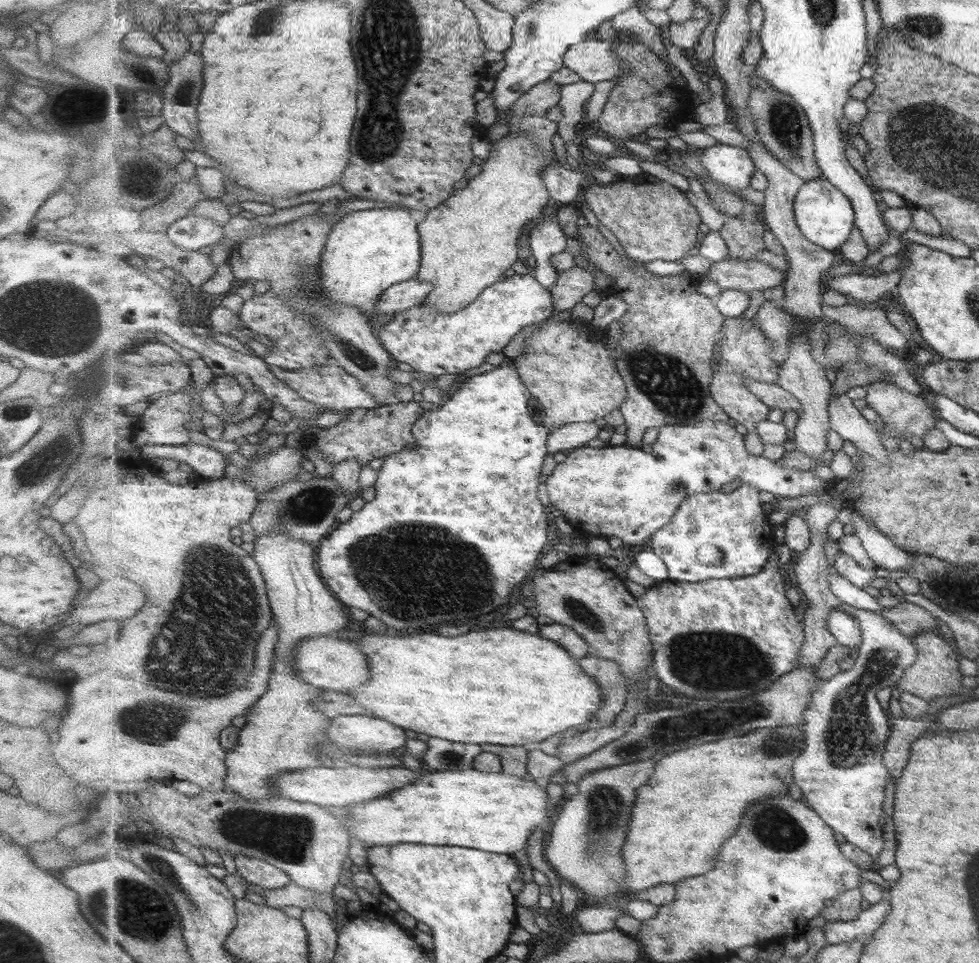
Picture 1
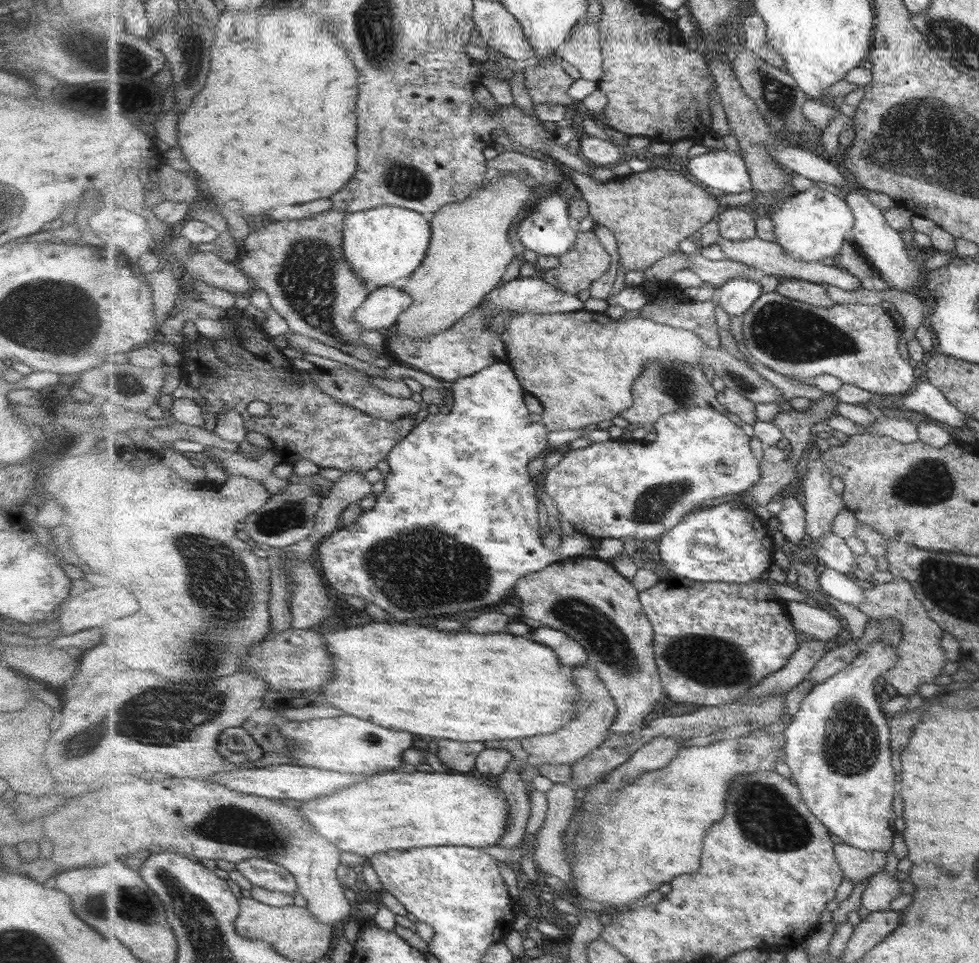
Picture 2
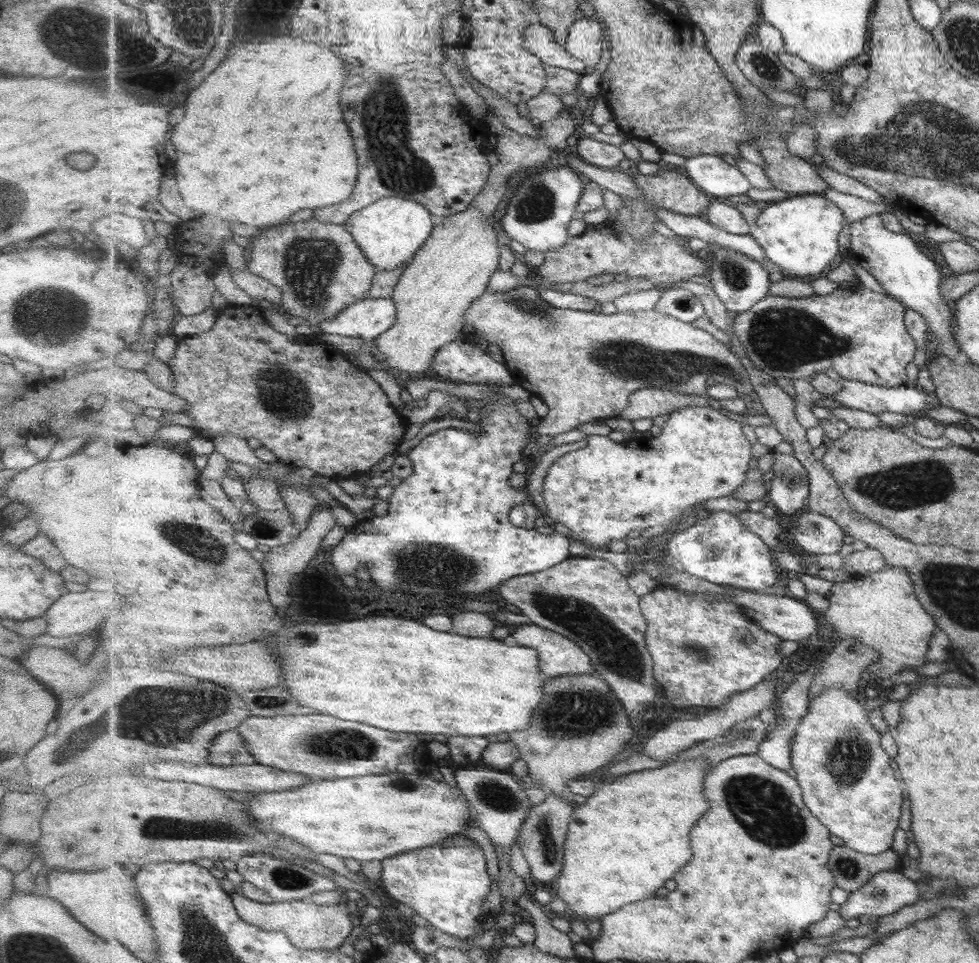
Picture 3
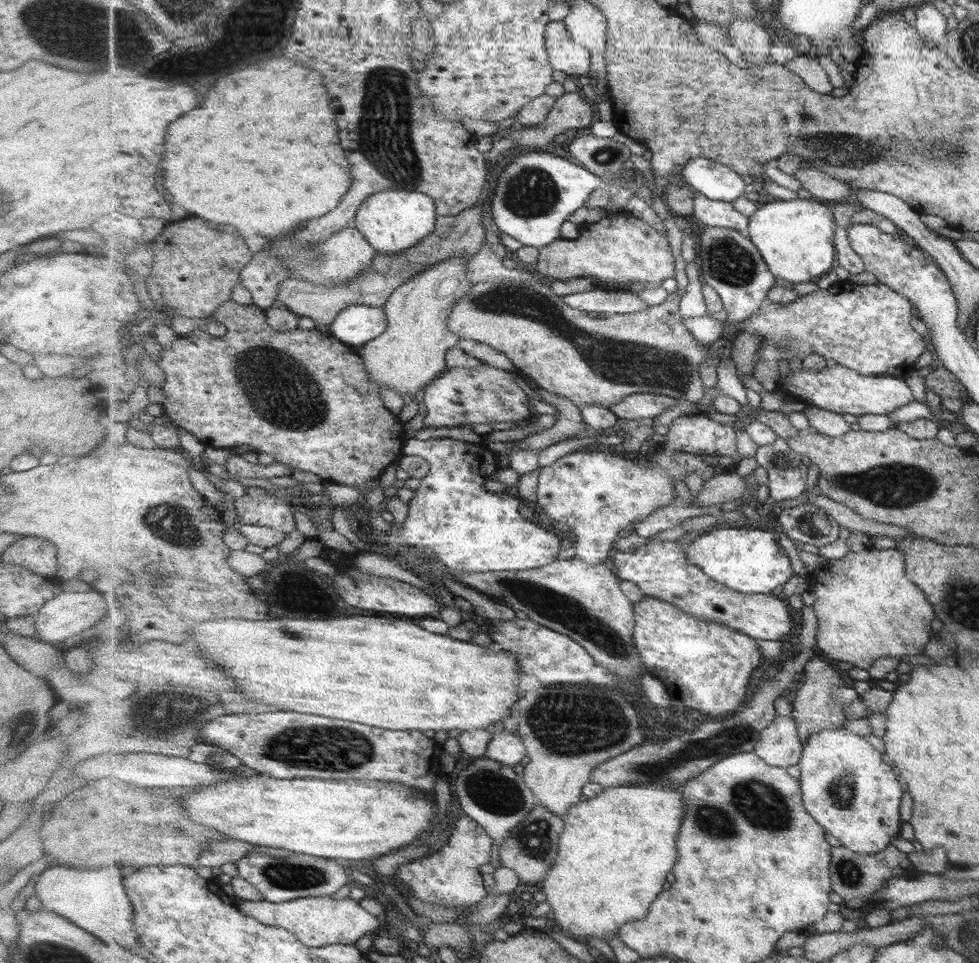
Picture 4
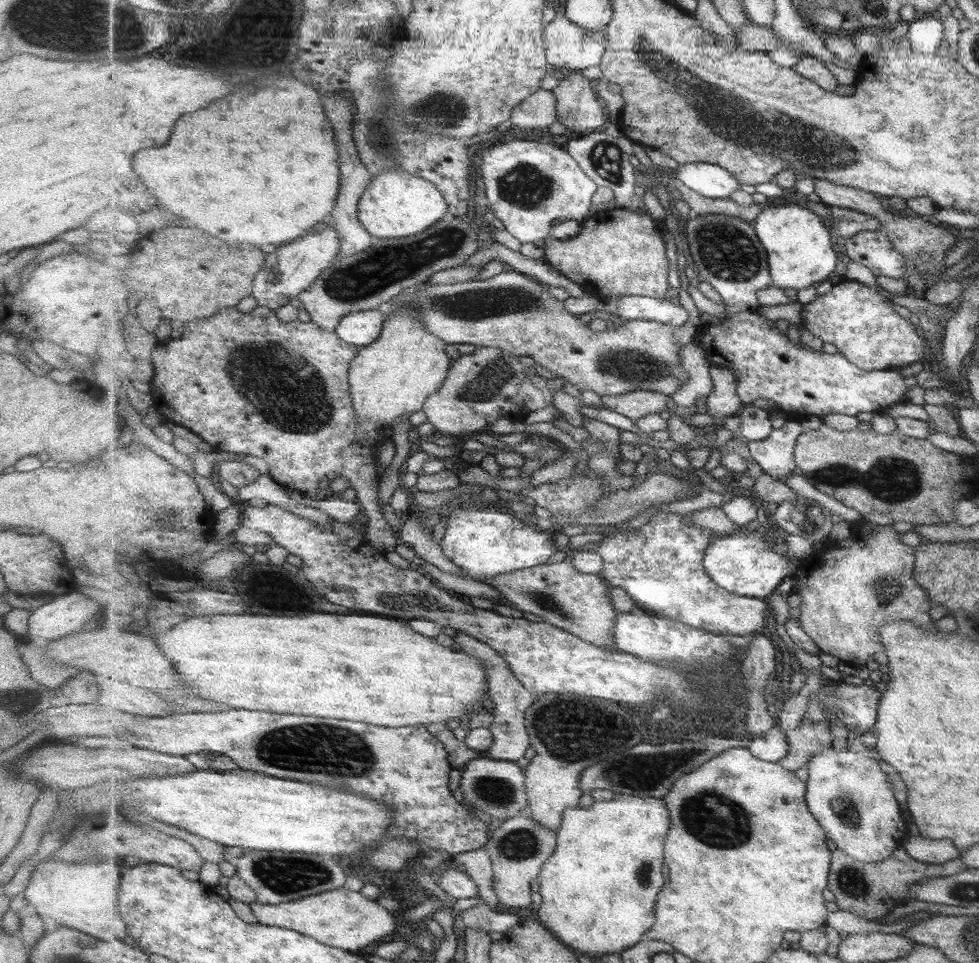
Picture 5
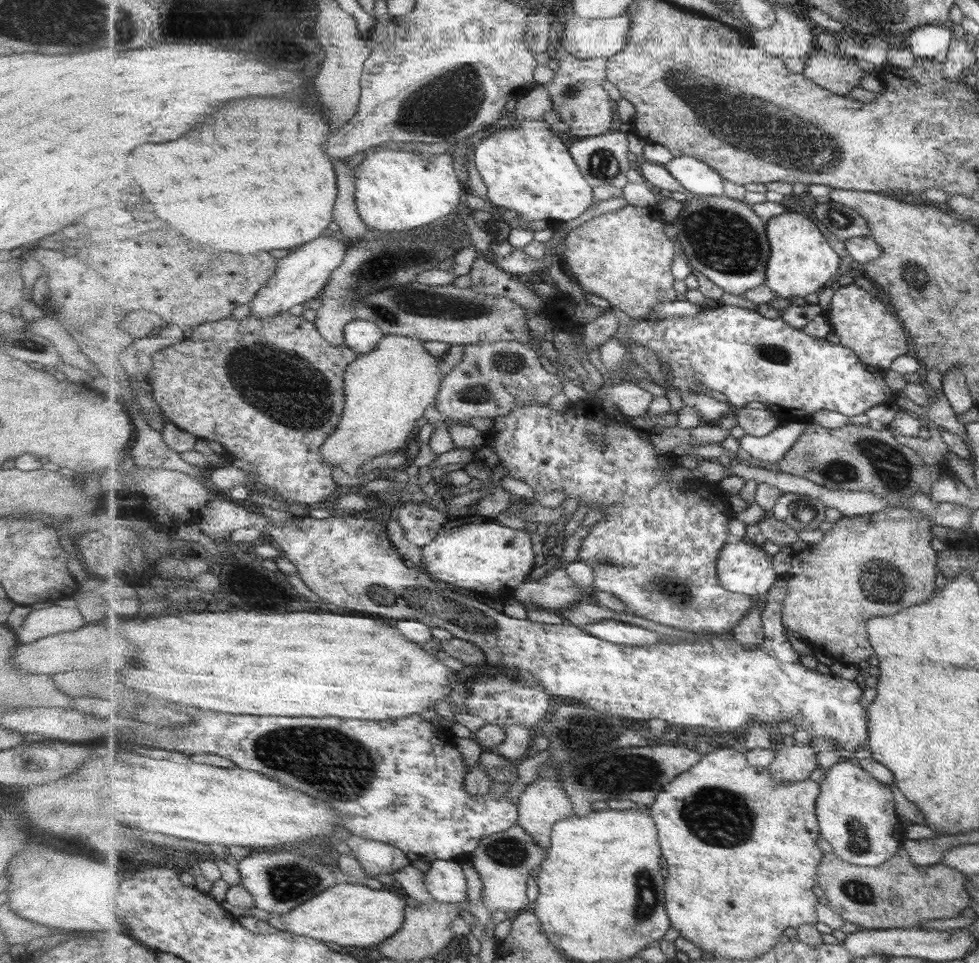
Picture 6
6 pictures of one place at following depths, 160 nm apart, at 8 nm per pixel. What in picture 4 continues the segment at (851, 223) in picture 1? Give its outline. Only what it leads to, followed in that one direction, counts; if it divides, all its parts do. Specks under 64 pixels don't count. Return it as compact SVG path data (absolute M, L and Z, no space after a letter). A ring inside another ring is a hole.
M810 199L766 202L750 218L750 239L777 278L791 283L818 281L837 264L835 236L838 229L832 206Z

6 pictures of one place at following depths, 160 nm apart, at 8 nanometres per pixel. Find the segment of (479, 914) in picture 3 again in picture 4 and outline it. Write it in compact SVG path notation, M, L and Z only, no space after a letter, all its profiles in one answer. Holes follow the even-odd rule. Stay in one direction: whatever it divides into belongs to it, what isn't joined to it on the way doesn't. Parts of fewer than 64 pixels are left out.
M461 813L445 845L436 853L399 866L398 880L414 892L414 897L445 907L477 904L487 896L481 866L491 862L493 839L470 816Z

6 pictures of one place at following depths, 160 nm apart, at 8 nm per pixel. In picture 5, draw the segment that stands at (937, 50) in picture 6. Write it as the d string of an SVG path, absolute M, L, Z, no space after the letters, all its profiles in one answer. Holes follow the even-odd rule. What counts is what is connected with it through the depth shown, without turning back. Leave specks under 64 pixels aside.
M935 15L917 16L909 23L907 35L911 44L917 52L924 55L933 55L939 46L939 41L943 39L942 21Z

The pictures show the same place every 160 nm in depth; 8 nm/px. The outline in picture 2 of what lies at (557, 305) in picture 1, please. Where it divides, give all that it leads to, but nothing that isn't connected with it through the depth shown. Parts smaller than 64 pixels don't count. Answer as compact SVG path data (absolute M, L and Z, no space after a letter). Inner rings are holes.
M593 229L585 232L579 231L576 242L573 250L560 256L560 265L557 269L540 272L547 282L559 287L563 292L575 296L587 288L590 290L593 283L599 280L607 272L607 268L611 266L611 256L605 252L605 248L601 246L601 242L599 242Z

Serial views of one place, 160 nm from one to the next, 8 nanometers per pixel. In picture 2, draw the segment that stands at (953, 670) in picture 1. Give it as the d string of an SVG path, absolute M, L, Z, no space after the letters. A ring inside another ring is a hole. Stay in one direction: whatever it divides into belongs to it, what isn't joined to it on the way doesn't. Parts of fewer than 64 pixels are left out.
M897 577L889 583L872 586L871 590L865 590L865 602L854 607L866 614L869 621L887 618L887 620L901 622L904 637L898 645L899 665L888 670L883 676L883 681L892 685L899 694L911 696L917 692L917 686L931 683L935 676L941 674L941 668L945 664L945 654L939 646L941 630L923 609L922 603L911 589L911 583L906 579Z

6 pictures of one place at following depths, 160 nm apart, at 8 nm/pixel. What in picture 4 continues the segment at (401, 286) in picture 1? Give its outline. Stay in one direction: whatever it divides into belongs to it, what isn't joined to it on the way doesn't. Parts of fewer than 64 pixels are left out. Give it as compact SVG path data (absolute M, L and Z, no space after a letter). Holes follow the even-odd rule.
M351 305L334 318L329 331L346 345L356 348L380 337L388 324L384 307Z

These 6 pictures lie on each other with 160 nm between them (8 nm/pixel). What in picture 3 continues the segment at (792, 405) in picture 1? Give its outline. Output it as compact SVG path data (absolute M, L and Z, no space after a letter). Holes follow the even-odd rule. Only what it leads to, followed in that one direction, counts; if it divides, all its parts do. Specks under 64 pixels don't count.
M525 285L505 292L486 292L469 308L466 314L466 322L473 327L474 335L481 336L487 342L500 346L507 368L510 368L511 372L514 373L515 385L522 387L533 396L537 396L549 408L546 416L541 420L537 420L534 424L535 435L544 434L553 437L557 436L557 434L571 432L571 430L575 430L584 424L593 422L595 418L607 419L621 417L624 410L630 408L630 396L640 389L643 390L643 388L656 387L668 391L683 392L683 394L708 396L707 386L709 386L709 378L712 378L715 383L729 385L736 389L737 396L755 393L755 388L751 382L752 380L750 379L748 370L744 367L742 360L732 351L729 344L726 345L722 341L717 340L710 332L702 328L697 328L692 323L677 320L667 314L661 314L656 309L652 311L639 310L625 313L595 313L569 308L555 308L542 300L537 288Z

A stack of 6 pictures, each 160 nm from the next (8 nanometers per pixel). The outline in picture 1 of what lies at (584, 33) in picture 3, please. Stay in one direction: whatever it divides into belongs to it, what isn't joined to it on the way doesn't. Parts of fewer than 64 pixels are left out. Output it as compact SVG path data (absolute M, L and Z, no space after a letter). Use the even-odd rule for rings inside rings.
M592 35L565 53L564 66L576 72L583 81L598 83L618 78L622 60L611 42Z

